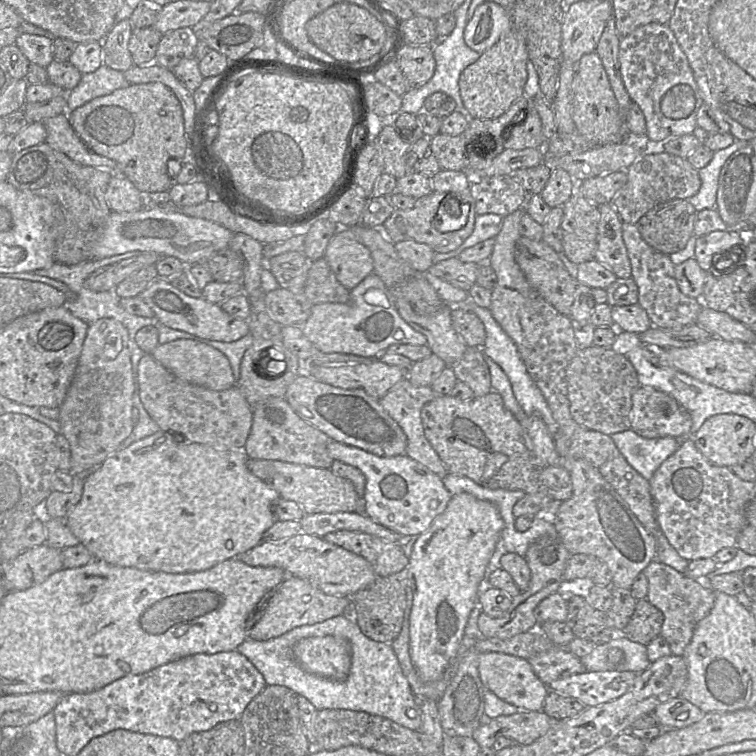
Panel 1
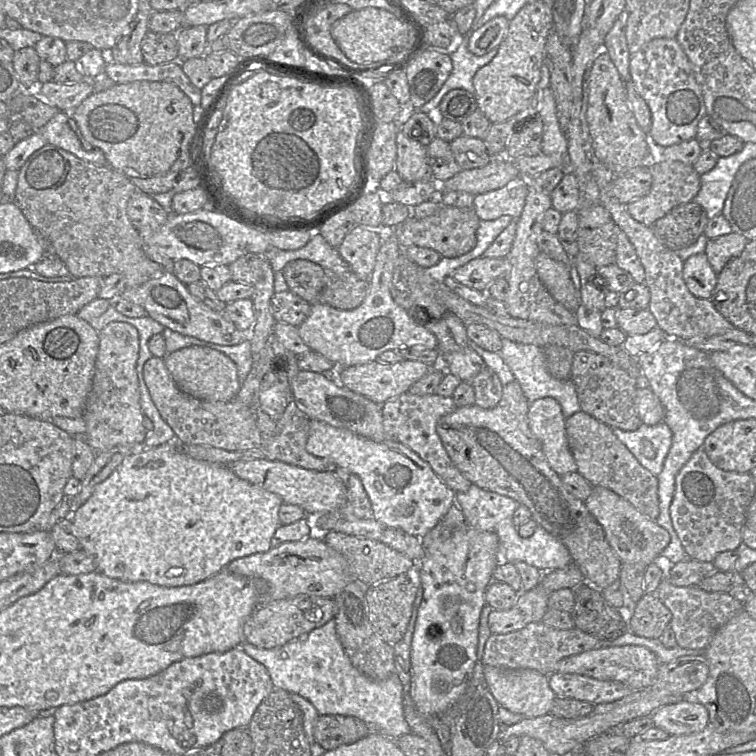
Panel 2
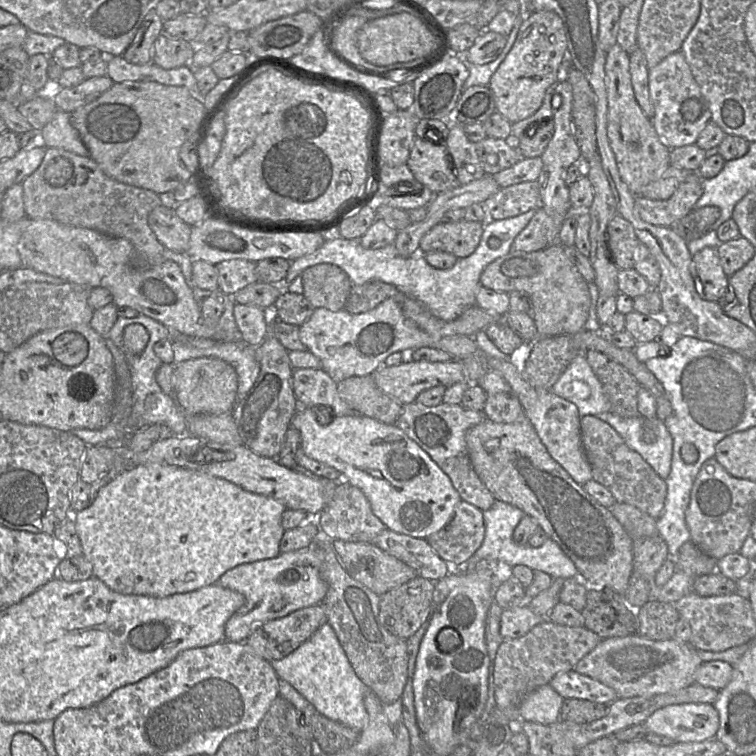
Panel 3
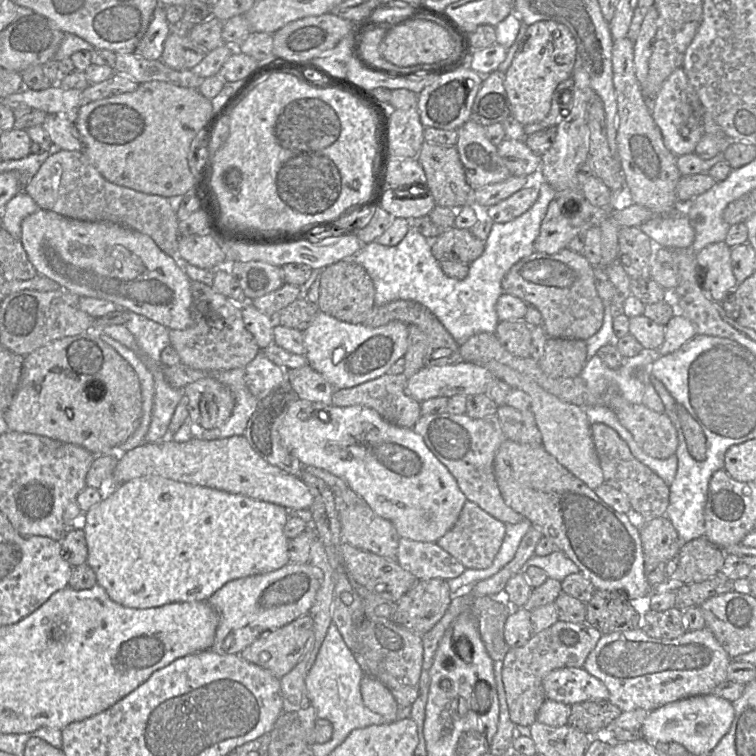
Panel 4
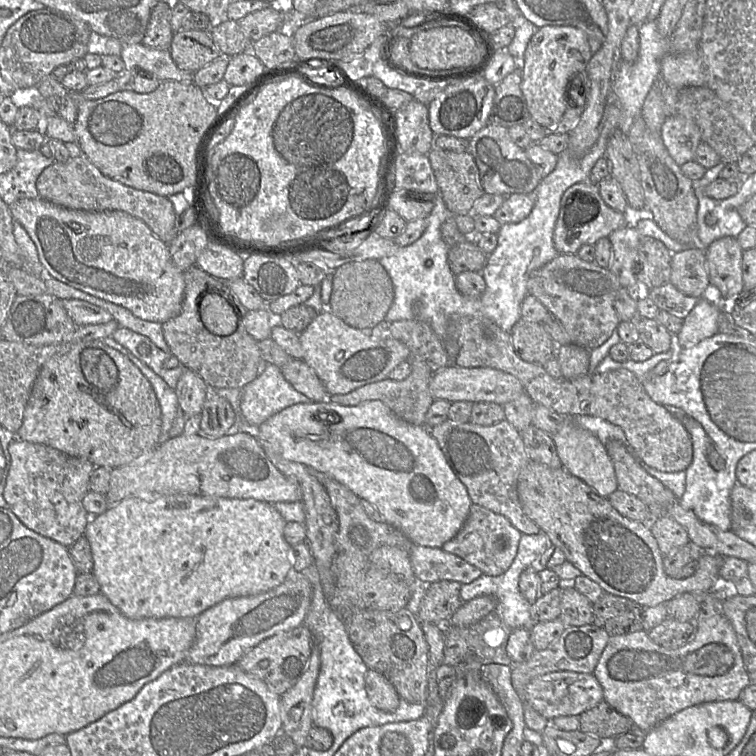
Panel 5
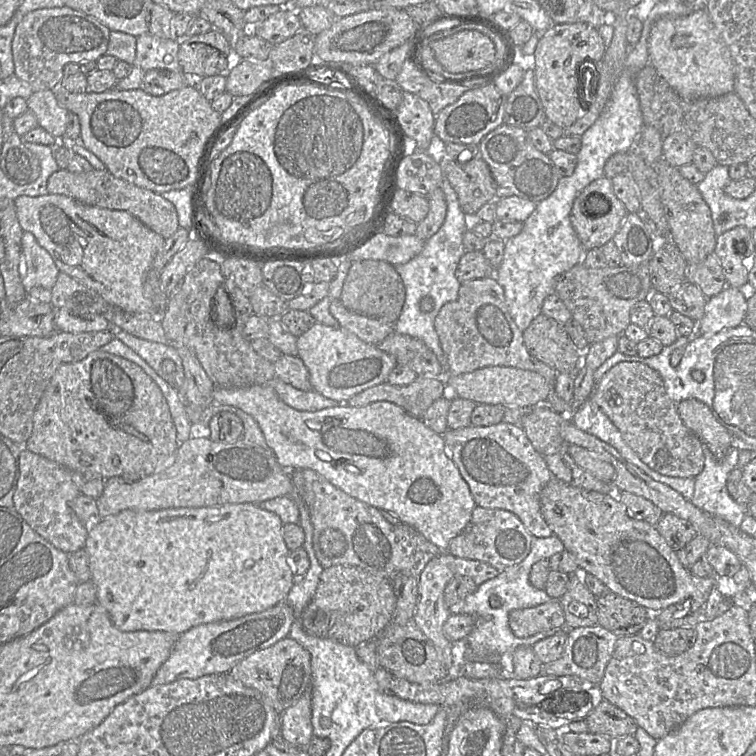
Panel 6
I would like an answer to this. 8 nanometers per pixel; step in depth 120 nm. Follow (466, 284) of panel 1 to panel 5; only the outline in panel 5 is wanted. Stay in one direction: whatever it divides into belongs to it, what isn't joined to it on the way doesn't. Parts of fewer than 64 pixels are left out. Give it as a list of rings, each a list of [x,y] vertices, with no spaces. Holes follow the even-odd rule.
[[[558,254],[528,281],[529,295],[537,298],[559,321],[571,343],[589,350],[604,344],[617,329],[620,319],[614,302],[622,288],[613,272],[595,262],[582,260],[577,254]]]

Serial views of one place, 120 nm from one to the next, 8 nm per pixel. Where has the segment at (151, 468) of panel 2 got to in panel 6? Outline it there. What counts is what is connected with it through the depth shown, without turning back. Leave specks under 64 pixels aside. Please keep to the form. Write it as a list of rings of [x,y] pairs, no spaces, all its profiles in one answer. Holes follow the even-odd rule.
[[[253,503],[224,504],[201,508],[168,508],[162,510],[126,509],[118,514],[98,518],[89,526],[85,543],[91,581],[97,588],[97,603],[108,613],[116,628],[123,632],[164,631],[180,635],[200,624],[233,620],[248,614],[262,612],[284,602],[294,583],[294,568],[283,538],[283,523],[278,515]]]

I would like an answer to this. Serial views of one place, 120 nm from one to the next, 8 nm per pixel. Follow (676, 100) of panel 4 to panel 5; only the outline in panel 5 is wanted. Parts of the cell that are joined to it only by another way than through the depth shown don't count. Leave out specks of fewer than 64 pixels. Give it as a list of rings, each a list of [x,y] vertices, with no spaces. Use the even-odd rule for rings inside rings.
[[[667,116],[660,137],[670,156],[677,165],[693,161],[701,140],[698,126],[683,116]]]

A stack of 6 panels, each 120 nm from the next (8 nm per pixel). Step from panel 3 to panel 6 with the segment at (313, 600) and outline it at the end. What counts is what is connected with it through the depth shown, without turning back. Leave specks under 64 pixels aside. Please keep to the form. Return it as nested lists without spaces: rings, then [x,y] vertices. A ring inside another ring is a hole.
[[[280,602],[262,612],[192,627],[177,637],[169,658],[158,669],[150,686],[181,679],[197,679],[205,675],[226,674],[242,659],[287,637],[293,622],[292,608],[286,602]]]

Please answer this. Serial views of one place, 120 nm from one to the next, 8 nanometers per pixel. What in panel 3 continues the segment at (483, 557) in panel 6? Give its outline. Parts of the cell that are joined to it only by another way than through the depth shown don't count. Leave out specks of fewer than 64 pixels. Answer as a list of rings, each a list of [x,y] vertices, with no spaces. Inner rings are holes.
[[[462,500],[448,525],[429,536],[427,541],[444,561],[458,566],[481,547],[485,530],[483,511]]]

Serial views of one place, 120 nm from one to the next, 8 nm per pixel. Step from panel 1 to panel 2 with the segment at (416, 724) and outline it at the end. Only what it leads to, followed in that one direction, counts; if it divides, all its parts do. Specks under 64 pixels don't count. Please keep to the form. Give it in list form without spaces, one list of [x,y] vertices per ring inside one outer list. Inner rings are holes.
[[[335,620],[277,648],[261,649],[247,642],[240,648],[267,669],[275,689],[307,699],[319,715],[355,717],[390,738],[411,733],[403,714],[403,685],[398,674],[382,681],[361,674],[343,649]]]

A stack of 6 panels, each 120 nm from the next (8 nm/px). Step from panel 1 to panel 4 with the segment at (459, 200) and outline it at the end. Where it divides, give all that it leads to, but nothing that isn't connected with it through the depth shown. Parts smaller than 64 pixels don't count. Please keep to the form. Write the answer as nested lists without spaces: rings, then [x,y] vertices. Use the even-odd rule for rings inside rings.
[[[446,229],[431,241],[431,252],[438,262],[454,261],[469,265],[479,258],[485,242],[476,238],[467,229]]]

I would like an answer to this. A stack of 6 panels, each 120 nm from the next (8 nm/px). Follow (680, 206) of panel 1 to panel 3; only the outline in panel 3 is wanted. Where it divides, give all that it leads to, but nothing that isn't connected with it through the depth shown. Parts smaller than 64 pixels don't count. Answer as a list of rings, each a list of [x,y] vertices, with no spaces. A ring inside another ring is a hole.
[[[704,206],[691,210],[686,216],[673,223],[673,231],[685,241],[700,238],[707,231],[716,231],[721,225],[714,225],[720,218],[720,210],[714,206]]]

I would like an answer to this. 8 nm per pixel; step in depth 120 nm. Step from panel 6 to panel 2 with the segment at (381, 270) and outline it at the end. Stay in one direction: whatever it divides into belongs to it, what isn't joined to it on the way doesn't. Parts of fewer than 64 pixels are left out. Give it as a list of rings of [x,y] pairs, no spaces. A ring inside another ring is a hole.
[[[294,260],[285,265],[282,275],[289,291],[309,304],[322,304],[320,294],[326,284],[326,271],[309,260]]]

